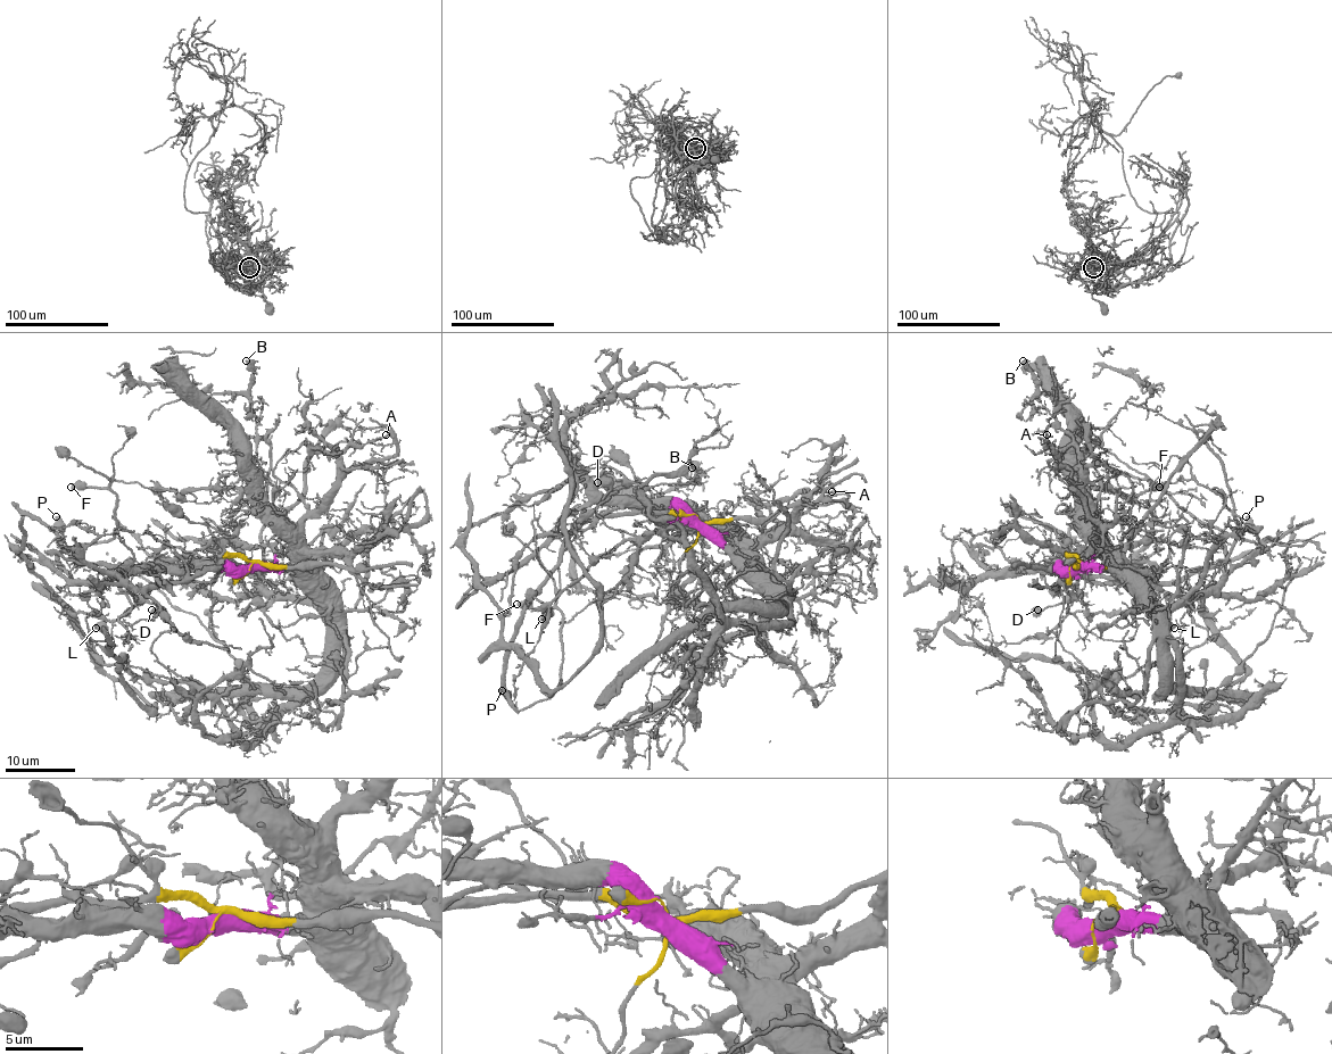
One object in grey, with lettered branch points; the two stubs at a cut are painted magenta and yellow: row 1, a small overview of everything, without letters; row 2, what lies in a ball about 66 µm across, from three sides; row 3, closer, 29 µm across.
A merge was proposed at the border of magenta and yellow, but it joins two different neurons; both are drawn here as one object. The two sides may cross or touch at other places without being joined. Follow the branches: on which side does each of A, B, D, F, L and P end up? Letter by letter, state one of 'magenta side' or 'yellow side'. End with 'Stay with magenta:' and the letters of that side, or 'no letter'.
A: magenta side
B: magenta side
D: yellow side
F: yellow side
L: yellow side
P: yellow side
Stay with magenta: A, B

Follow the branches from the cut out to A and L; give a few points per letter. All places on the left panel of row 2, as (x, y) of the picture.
A: (253, 564), (270, 564), (282, 554), (336, 481), (336, 454), (328, 445), (331, 451), (342, 451), (386, 434)
L: (253, 564), (240, 557), (142, 563), (126, 577), (90, 590), (88, 604), (104, 619), (94, 629)

